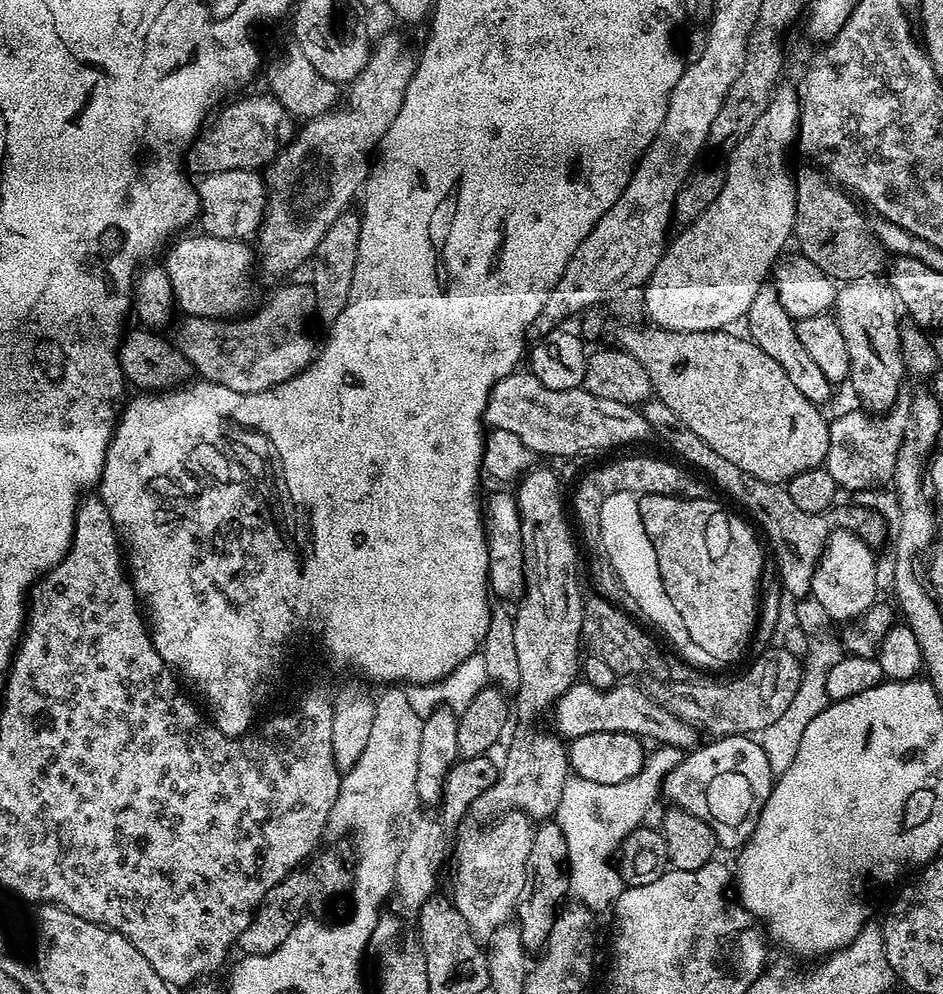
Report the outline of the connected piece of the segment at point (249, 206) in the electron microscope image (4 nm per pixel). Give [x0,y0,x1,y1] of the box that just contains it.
[198,168,268,240]

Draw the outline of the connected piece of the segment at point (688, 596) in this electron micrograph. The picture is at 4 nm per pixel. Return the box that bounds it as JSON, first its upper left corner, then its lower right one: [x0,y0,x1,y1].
[640,496,764,664]

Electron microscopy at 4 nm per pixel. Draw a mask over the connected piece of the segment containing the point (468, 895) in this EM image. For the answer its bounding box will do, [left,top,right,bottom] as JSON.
[450,812,535,939]

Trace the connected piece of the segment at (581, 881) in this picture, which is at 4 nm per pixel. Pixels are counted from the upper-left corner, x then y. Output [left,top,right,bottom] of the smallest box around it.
[554,775,652,914]

